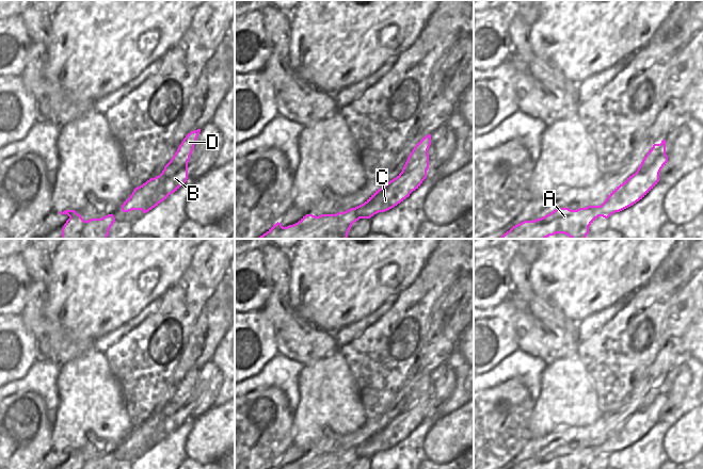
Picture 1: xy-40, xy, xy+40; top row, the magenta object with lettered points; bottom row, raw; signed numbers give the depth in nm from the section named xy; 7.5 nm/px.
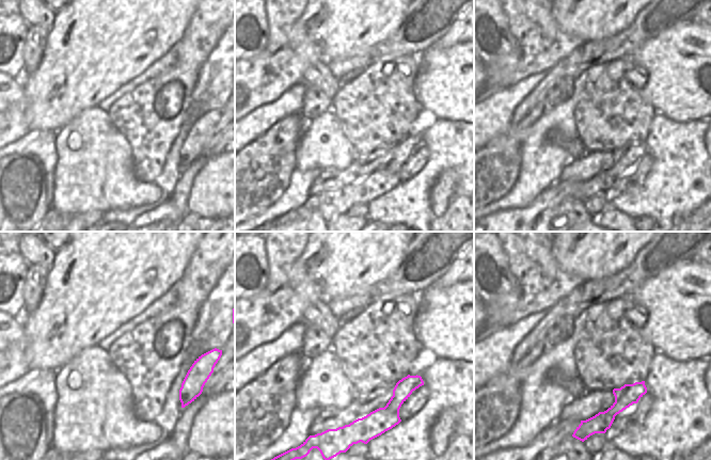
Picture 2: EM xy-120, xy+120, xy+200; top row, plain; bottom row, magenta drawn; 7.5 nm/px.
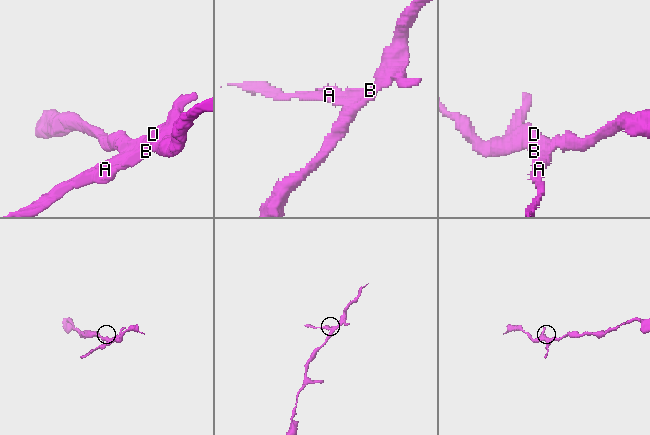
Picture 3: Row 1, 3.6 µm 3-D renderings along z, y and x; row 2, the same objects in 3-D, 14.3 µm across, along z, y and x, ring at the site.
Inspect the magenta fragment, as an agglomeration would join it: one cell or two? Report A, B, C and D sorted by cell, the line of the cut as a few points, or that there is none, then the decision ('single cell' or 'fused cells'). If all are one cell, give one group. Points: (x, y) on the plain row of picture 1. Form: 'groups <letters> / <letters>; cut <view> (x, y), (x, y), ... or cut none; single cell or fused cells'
groups A B C / D; cut xy+40 (665, 392), (646, 407), (637, 410); fused cells

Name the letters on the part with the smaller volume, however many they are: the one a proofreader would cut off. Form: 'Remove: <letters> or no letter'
Remove: A, B, C

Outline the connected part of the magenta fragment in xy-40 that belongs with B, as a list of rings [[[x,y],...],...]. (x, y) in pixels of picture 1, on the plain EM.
[[[172,402],[159,415],[135,426],[121,444],[122,450],[142,449],[146,452],[177,430],[187,418],[188,404],[179,407]]]

